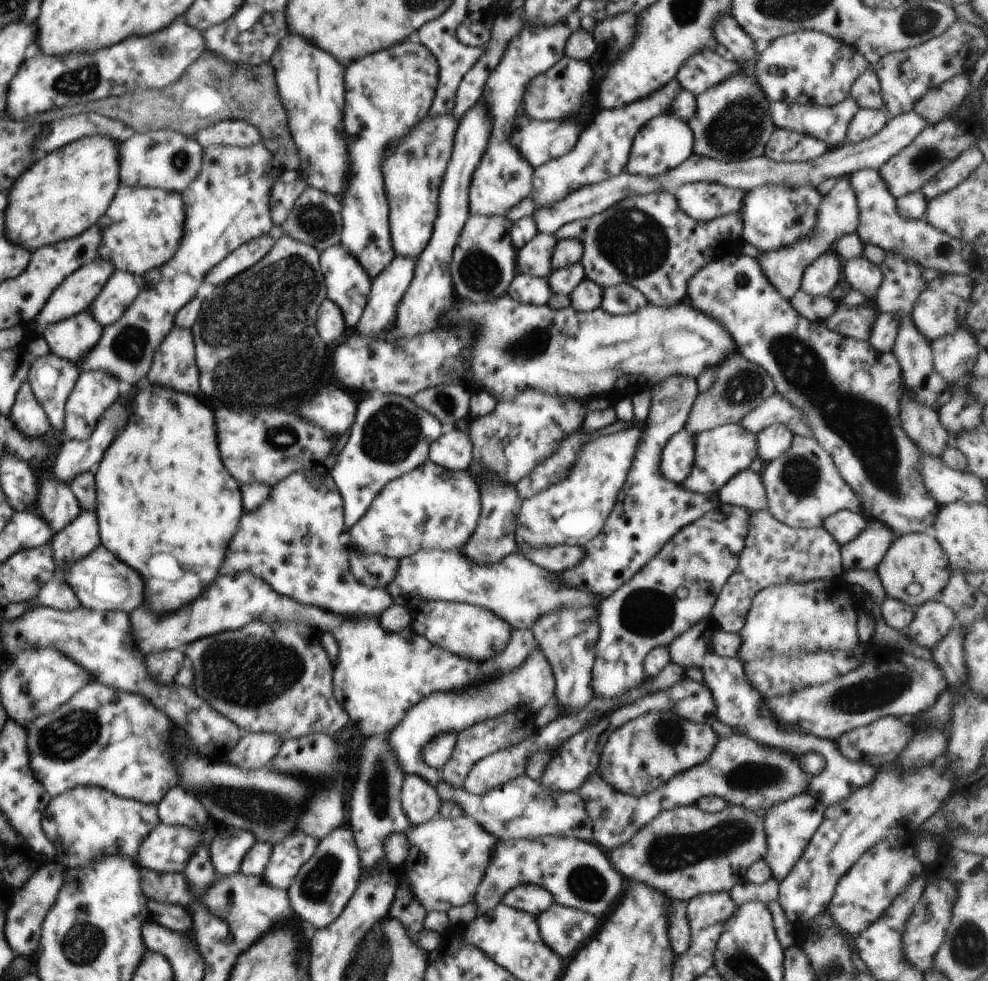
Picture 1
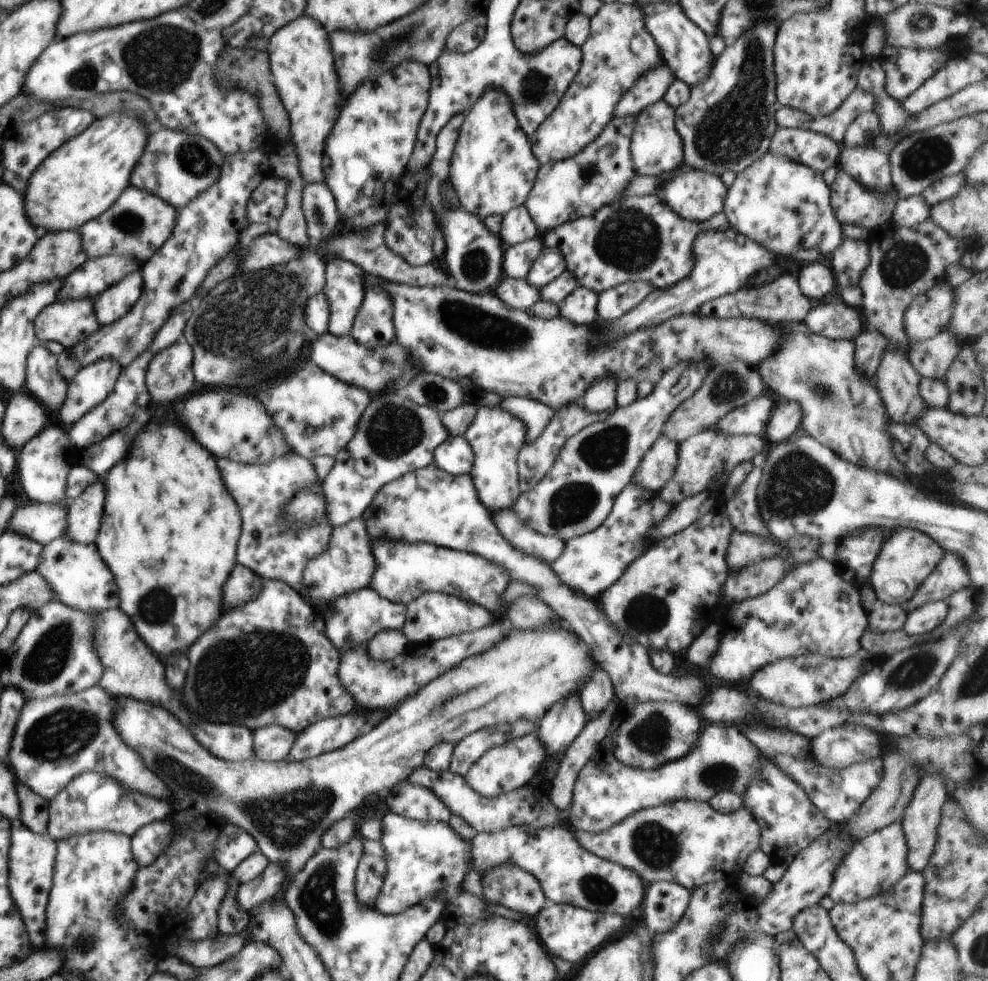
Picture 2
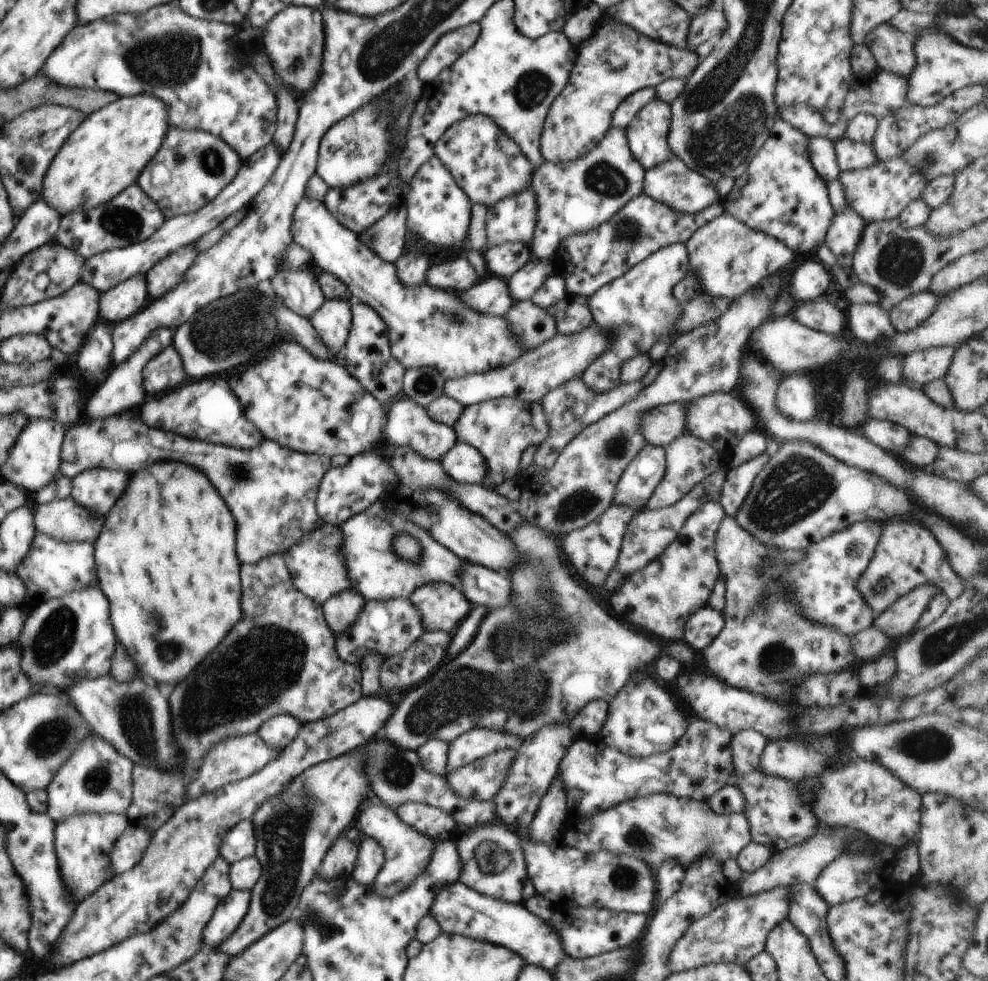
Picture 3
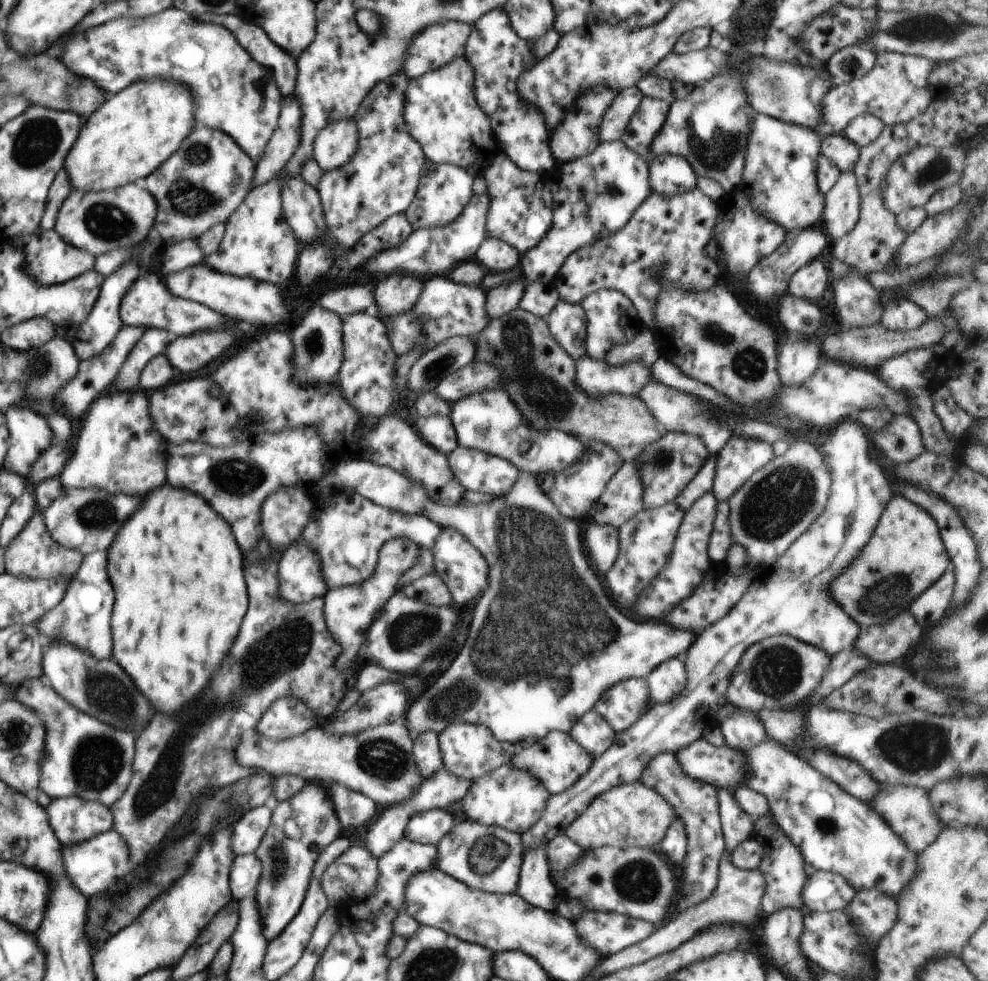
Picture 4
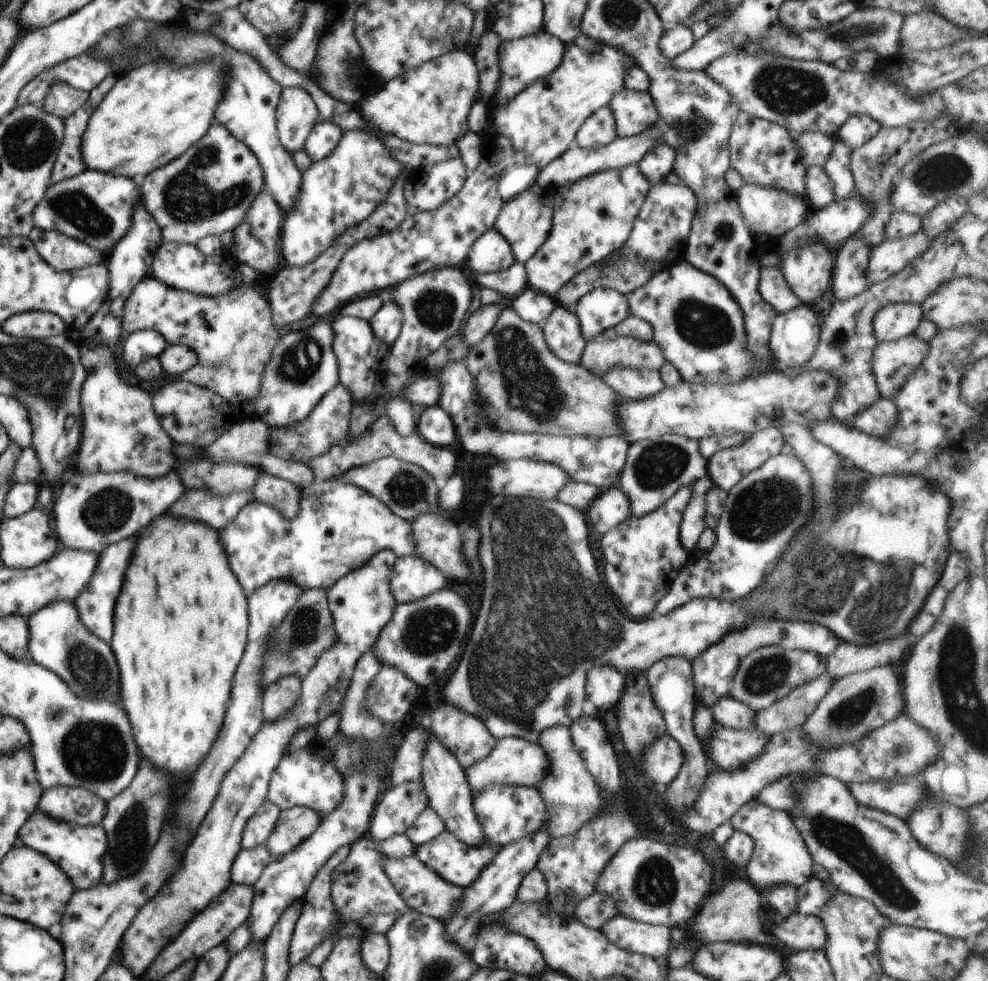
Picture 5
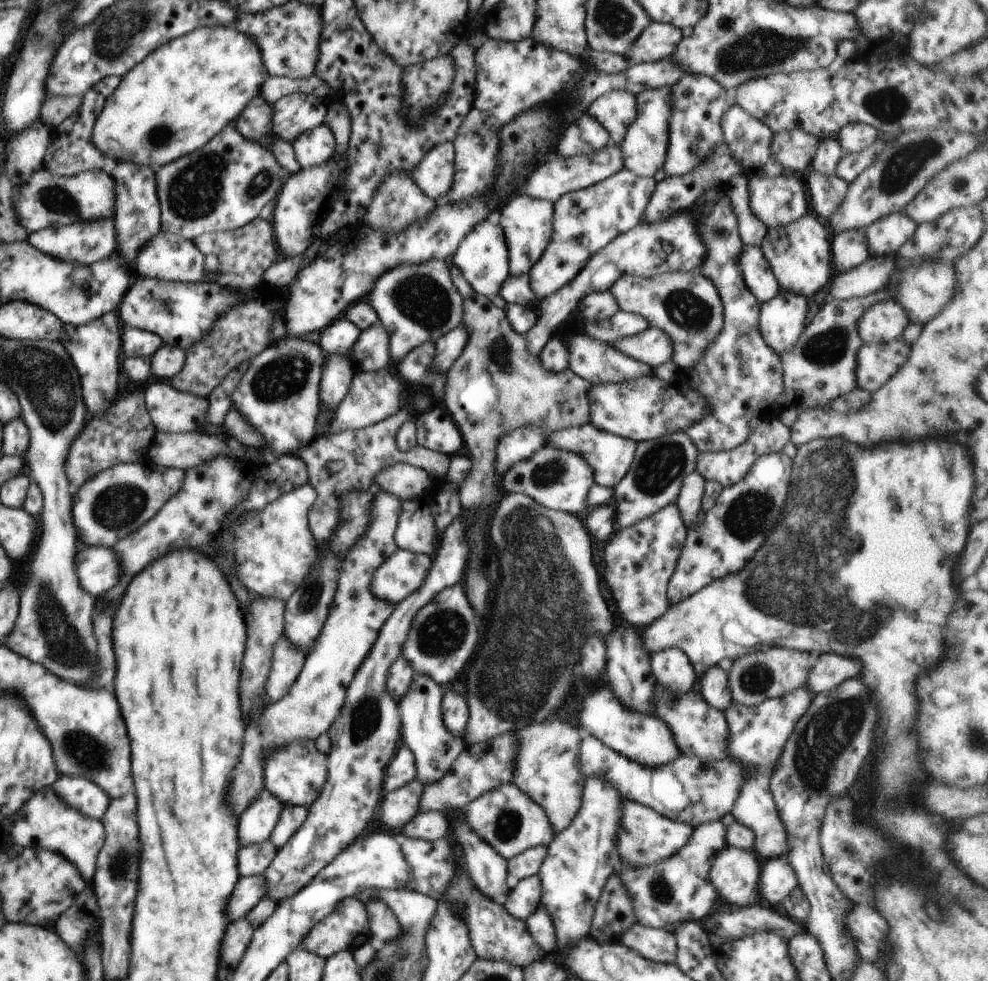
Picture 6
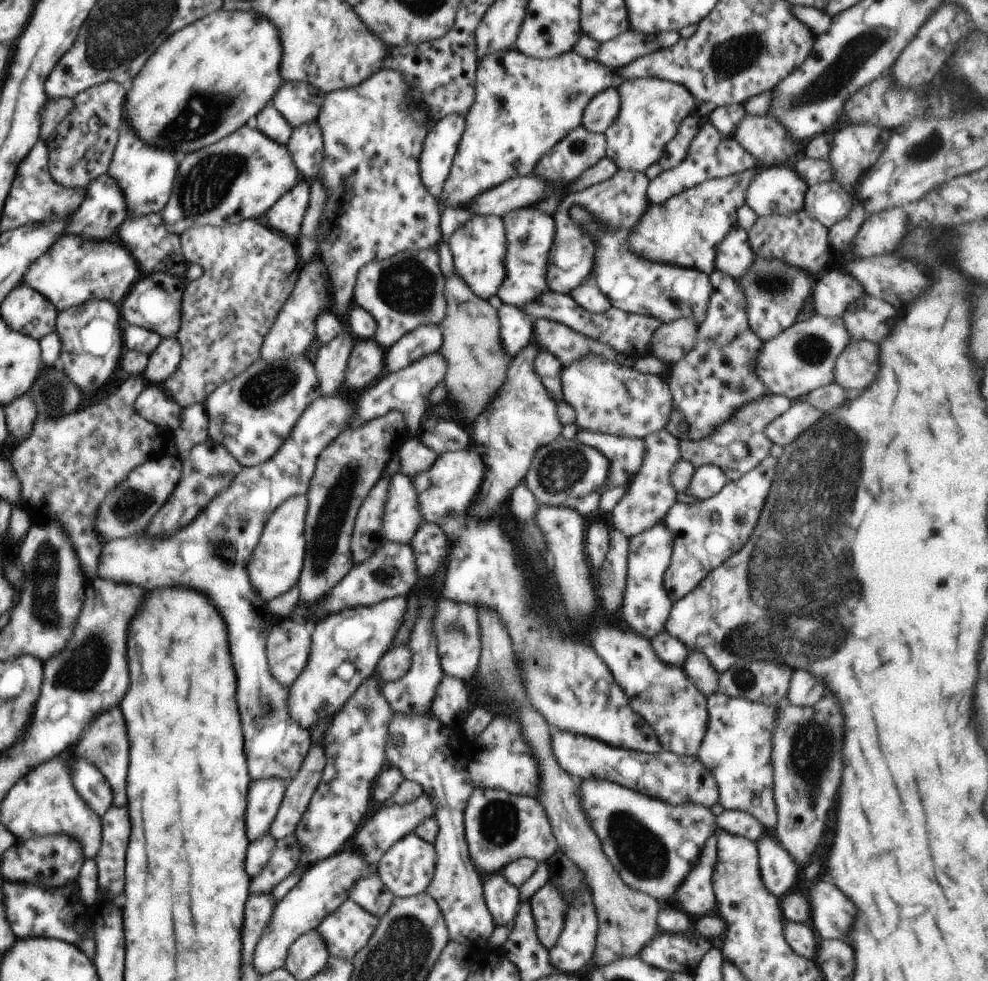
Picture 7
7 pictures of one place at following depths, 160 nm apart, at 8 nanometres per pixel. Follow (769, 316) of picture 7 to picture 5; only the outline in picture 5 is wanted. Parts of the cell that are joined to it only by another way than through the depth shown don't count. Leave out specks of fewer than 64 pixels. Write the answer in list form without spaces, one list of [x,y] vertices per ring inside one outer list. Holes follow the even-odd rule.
[[[803,303],[780,313],[772,324],[770,352],[780,369],[800,368],[816,352],[820,326],[813,310]]]

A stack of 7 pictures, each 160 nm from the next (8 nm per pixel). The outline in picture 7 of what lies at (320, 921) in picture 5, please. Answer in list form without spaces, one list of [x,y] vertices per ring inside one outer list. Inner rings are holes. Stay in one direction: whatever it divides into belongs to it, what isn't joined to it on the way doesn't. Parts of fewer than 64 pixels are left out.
[[[352,899],[343,902],[316,928],[332,957],[352,960],[366,945],[380,918],[371,915]]]

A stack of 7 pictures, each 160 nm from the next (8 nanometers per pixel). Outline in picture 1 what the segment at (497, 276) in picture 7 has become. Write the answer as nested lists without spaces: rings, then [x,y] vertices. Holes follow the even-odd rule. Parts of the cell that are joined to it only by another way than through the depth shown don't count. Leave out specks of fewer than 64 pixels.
[[[538,233],[517,251],[517,272],[548,278],[553,272],[553,250],[558,241],[555,234]]]

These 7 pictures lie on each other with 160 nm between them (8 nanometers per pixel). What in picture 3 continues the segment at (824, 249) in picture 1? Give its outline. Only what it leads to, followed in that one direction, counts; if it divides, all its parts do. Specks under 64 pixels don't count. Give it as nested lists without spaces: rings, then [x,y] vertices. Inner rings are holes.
[[[900,157],[880,161],[865,169],[840,172],[838,177],[848,205],[864,219],[865,224],[898,219],[899,214],[912,201],[918,197],[921,198],[921,194],[928,184],[919,171]]]

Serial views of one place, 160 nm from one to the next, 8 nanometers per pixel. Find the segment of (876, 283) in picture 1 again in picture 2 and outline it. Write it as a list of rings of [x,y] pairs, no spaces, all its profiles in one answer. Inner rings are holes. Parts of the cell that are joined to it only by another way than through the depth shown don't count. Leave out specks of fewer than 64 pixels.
[[[844,238],[843,243],[827,258],[841,287],[858,285],[870,255],[866,242]]]

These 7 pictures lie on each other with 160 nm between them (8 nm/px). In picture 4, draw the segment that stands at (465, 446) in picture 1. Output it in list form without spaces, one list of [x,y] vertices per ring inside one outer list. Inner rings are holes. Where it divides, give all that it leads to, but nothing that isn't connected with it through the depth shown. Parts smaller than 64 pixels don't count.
[[[458,446],[447,457],[455,477],[468,491],[504,495],[522,473],[510,461],[476,449]]]

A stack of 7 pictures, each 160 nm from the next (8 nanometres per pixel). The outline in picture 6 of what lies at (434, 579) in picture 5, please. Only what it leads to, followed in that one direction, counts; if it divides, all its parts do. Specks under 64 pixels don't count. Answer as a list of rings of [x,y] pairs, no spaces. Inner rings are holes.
[[[397,548],[375,570],[369,587],[374,596],[397,605],[424,584],[432,562],[431,555]]]

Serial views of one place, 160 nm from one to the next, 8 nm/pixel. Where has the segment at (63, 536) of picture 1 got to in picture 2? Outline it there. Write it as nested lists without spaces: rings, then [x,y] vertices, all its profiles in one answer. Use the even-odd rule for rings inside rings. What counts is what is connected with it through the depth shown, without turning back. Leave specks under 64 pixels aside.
[[[102,479],[92,484],[74,500],[67,509],[67,529],[65,536],[74,542],[95,544],[103,520],[104,487]]]

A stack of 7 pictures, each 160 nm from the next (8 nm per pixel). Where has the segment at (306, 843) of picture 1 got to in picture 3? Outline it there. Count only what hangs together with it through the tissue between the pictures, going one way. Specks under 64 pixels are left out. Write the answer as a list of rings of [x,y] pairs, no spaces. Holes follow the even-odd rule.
[[[232,890],[228,894],[228,900],[220,902],[216,908],[210,924],[204,930],[204,946],[218,946],[222,940],[226,940],[238,924],[244,920],[251,903],[251,890]]]

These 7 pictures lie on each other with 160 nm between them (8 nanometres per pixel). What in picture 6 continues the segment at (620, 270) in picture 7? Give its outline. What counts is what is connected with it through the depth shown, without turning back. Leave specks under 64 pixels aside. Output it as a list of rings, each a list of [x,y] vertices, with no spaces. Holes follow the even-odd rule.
[[[678,271],[652,278],[622,275],[609,291],[620,309],[642,315],[650,327],[663,330],[670,337],[673,344],[671,360],[679,366],[682,377],[701,361],[708,345],[723,331],[722,299],[716,285],[700,272]]]

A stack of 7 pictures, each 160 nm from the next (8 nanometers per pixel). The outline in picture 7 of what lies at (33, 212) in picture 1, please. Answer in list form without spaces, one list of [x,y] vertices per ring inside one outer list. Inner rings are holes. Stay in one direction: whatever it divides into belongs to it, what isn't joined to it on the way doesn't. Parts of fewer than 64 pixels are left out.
[[[214,12],[169,36],[156,49],[156,54],[148,58],[144,70],[134,78],[132,90],[125,94],[123,118],[128,126],[132,122],[134,134],[146,146],[168,150],[180,160],[180,154],[210,146],[248,124],[248,118],[260,114],[284,83],[278,72],[280,58],[282,46],[276,28],[266,18],[260,18],[254,12]]]

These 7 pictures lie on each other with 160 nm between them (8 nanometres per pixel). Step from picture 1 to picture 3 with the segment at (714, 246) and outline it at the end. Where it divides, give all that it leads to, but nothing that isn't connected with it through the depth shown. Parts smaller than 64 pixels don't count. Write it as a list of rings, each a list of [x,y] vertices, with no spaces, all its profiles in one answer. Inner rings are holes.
[[[643,192],[640,196],[628,201],[611,220],[604,221],[601,225],[598,225],[595,229],[589,230],[588,232],[576,233],[563,238],[563,241],[558,245],[552,258],[554,267],[553,274],[562,276],[566,283],[568,293],[572,293],[573,296],[589,298],[589,296],[592,296],[601,286],[626,274],[633,266],[641,263],[656,251],[664,249],[674,243],[685,244],[701,226],[707,225],[712,219],[724,213],[724,206],[722,206],[721,203],[711,204],[708,208],[705,208],[702,212],[695,215],[681,213]]]

